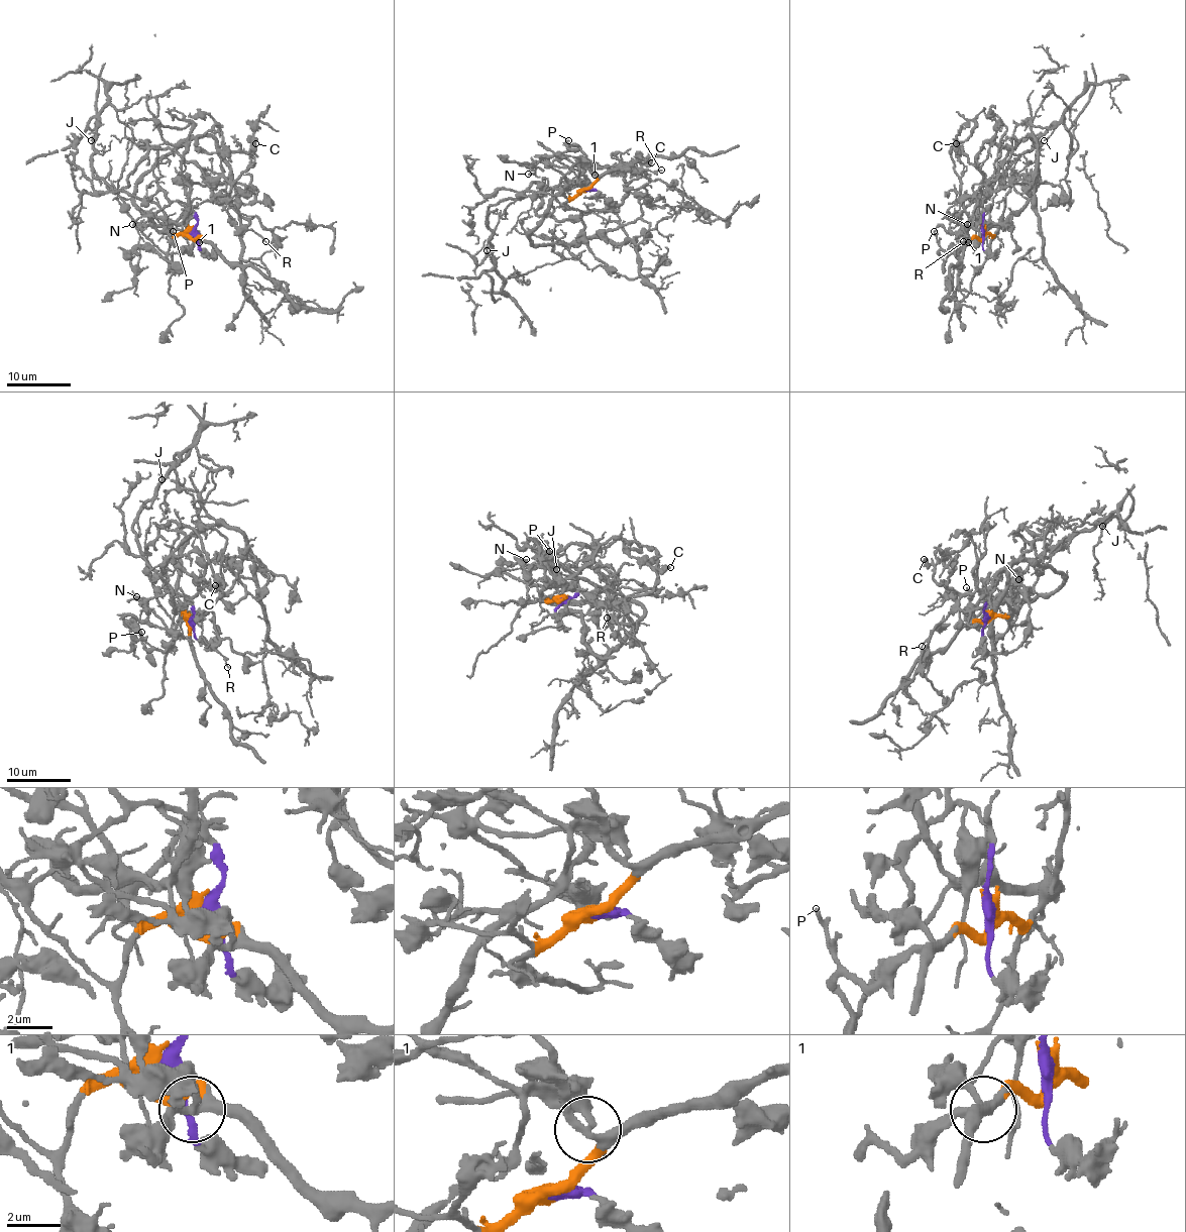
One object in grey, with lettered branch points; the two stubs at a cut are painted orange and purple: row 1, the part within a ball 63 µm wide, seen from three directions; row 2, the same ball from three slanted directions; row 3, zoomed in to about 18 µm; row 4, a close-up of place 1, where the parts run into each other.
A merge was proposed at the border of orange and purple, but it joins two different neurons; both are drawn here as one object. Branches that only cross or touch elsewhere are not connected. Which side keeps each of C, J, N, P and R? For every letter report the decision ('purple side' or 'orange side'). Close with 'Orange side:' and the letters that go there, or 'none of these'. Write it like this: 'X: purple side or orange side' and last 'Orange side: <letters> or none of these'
C: purple side
J: purple side
N: orange side
P: orange side
R: purple side
Orange side: N, P

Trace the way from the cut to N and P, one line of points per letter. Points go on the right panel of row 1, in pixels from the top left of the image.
N: (983, 232), (949, 253), (941, 249), (944, 259), (954, 245), (964, 248), (967, 224)
P: (983, 232), (979, 238), (957, 245), (949, 253), (938, 243), (933, 230)

